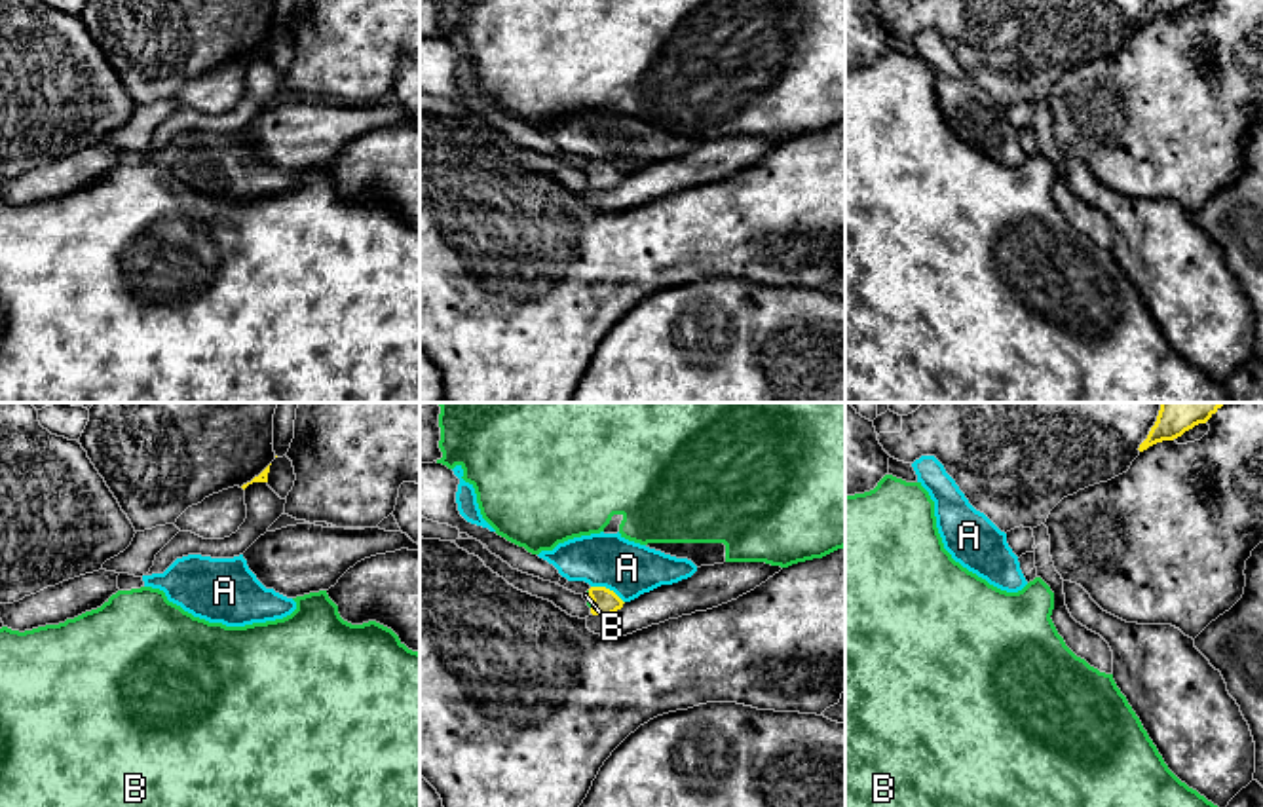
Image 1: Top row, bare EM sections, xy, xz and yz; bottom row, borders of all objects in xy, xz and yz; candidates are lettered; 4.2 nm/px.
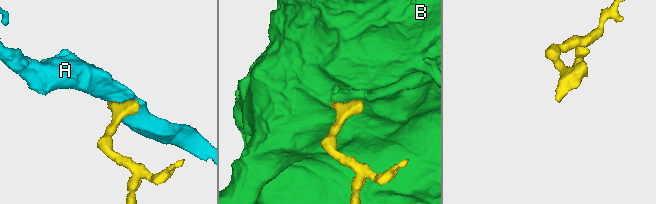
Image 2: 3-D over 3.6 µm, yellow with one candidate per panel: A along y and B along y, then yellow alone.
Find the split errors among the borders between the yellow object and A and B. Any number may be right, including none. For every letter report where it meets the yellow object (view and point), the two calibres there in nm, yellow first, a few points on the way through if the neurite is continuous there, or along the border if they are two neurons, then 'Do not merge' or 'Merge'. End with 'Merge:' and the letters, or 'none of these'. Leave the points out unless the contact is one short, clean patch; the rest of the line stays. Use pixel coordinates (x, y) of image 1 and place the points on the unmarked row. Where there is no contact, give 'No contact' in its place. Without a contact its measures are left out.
A: Touches yellow at xz (608, 164). Thickness 110 nm (yellow) against 240 nm. Boundary: xz (591, 160), (610, 164), (623, 177). Do not merge
B: Touches yellow at xz (591, 173). Thickness 110 nm (yellow) against 30 nm. Path across: xz (604, 177), (591, 173), (589, 177). Merge
Merge: B

